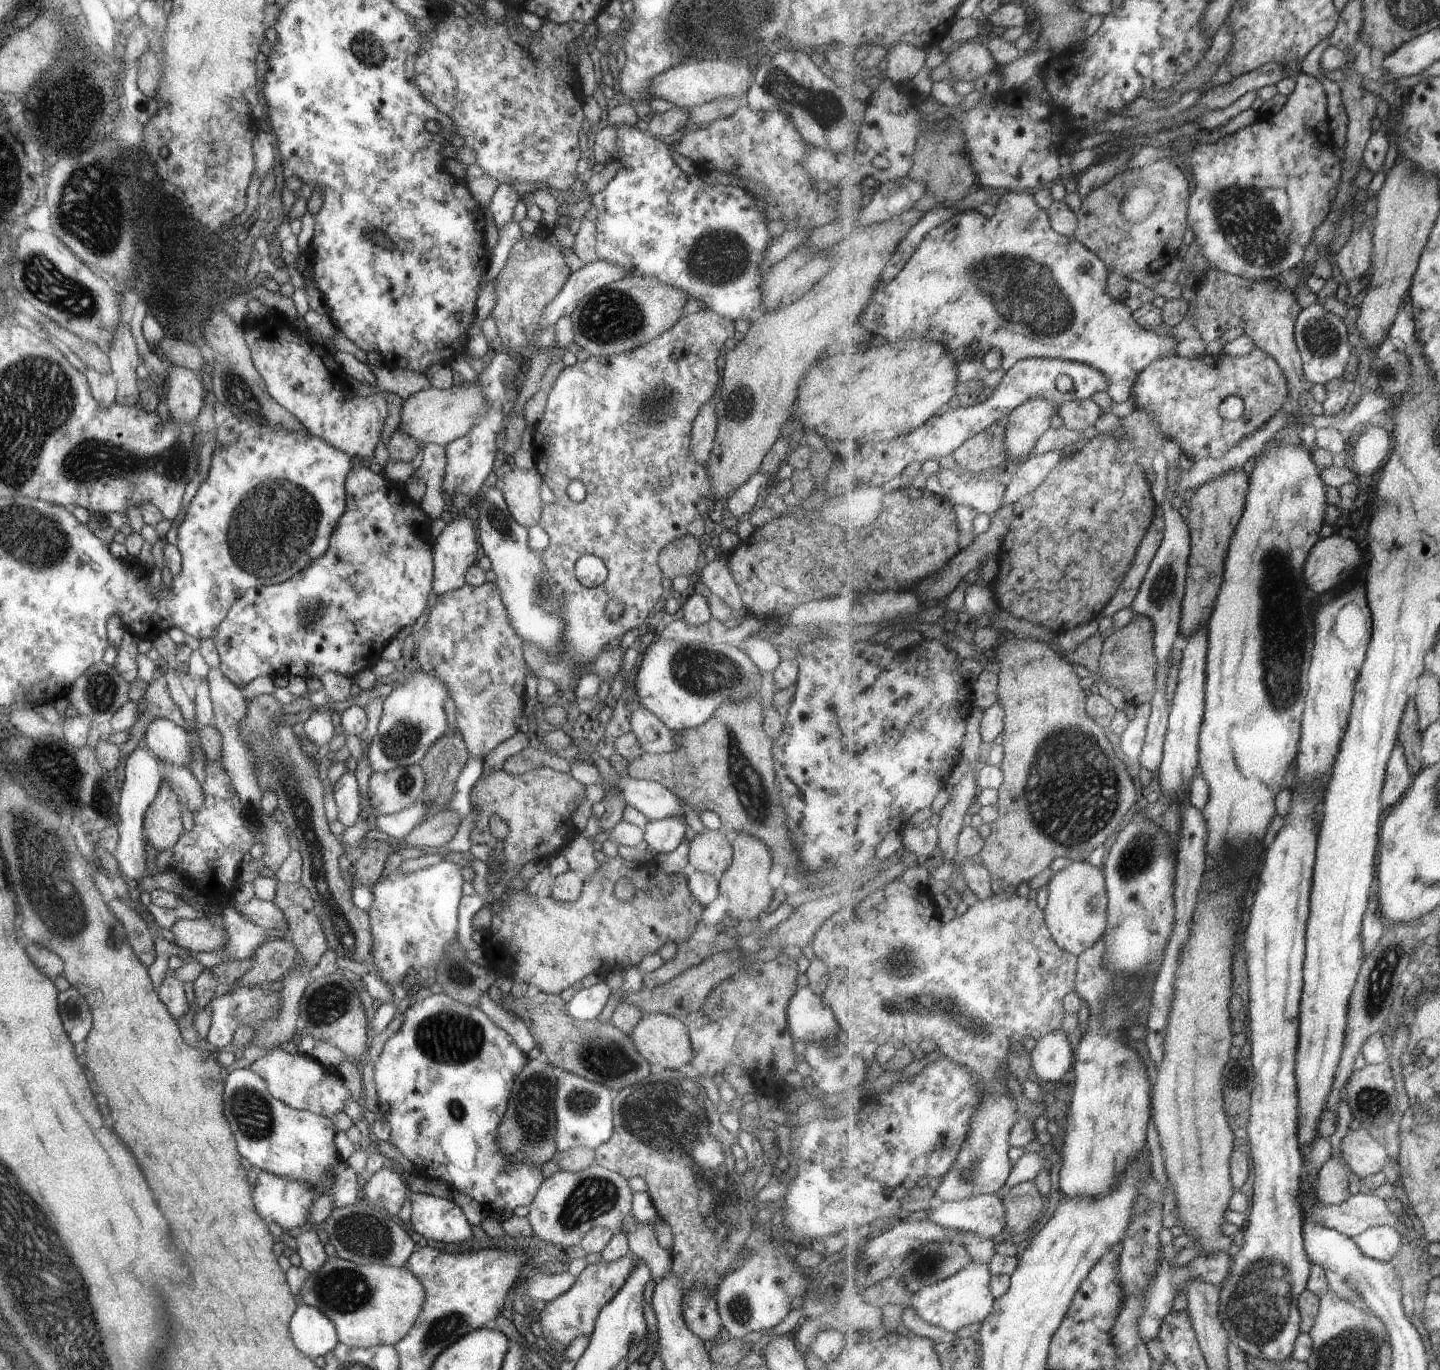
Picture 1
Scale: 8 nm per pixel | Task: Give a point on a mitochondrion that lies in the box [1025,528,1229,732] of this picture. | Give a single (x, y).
(1164, 591)

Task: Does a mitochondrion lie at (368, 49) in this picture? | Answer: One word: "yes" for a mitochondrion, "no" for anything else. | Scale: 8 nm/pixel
yes

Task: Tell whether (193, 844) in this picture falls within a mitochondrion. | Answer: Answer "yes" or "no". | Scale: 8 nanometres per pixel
no

